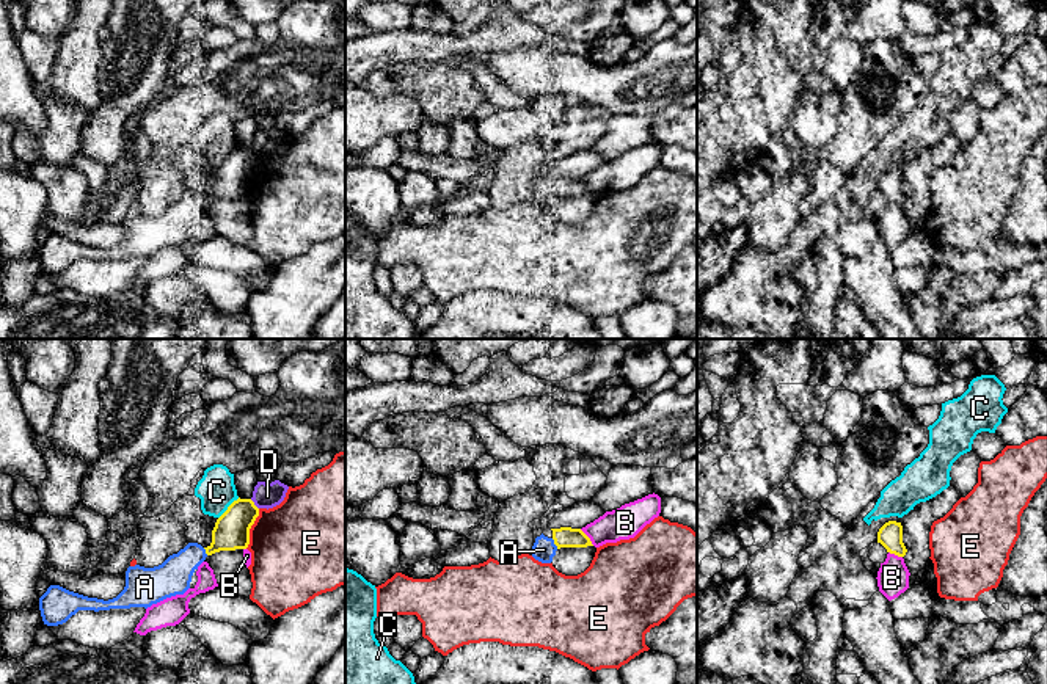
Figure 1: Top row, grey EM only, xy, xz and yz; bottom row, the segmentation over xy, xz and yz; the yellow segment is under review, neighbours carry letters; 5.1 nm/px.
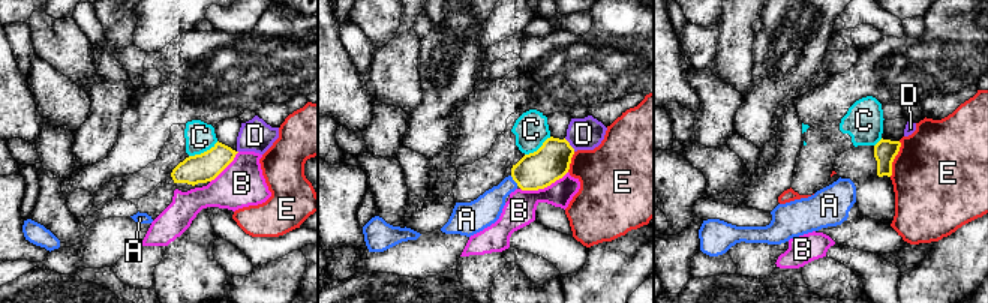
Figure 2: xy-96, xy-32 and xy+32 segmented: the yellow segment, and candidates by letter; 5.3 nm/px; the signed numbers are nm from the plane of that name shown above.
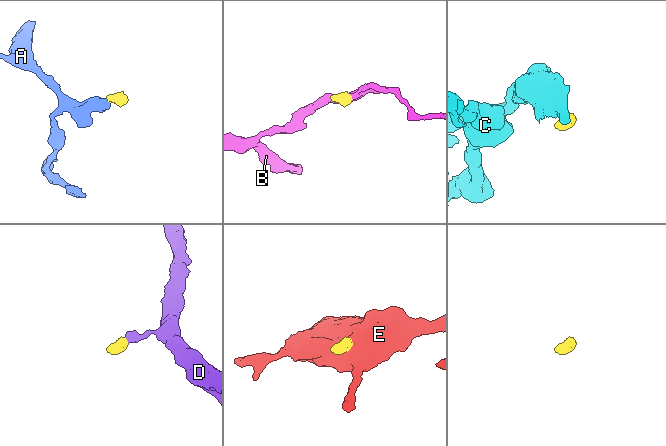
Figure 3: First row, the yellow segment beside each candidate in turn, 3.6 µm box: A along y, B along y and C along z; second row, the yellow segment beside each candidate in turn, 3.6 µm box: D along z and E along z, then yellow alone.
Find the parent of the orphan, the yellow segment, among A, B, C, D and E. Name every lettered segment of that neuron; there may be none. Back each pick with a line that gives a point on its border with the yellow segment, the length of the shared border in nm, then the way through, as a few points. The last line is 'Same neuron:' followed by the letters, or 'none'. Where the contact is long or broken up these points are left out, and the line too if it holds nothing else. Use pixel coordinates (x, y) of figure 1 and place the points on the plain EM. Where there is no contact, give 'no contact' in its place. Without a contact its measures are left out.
A: contact xz (554, 192); length 70 nm
Same neuron: A

